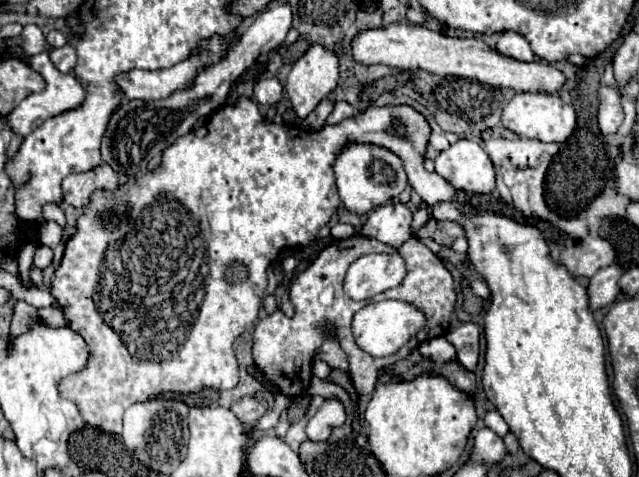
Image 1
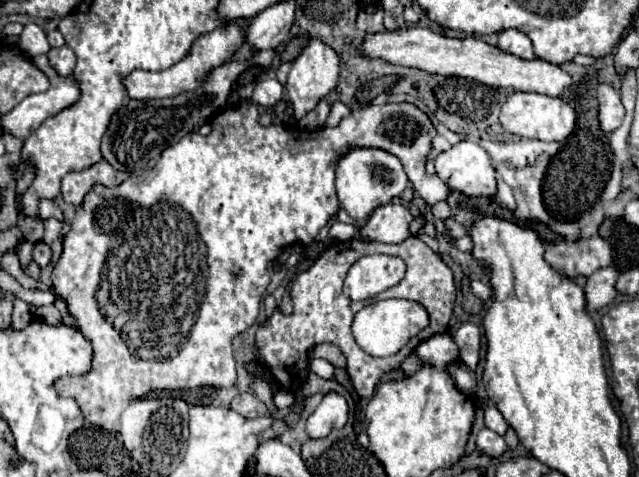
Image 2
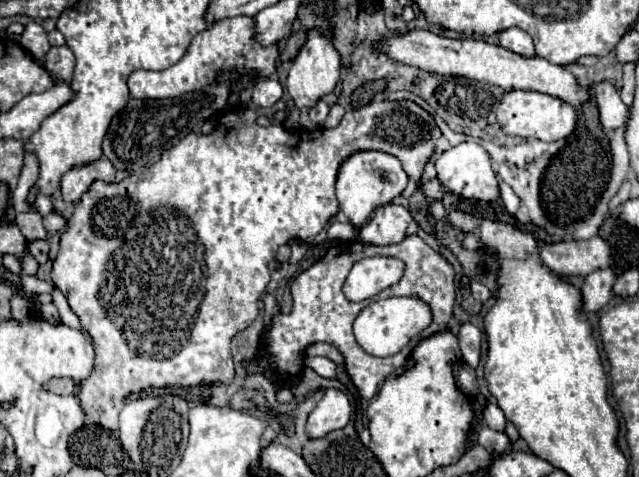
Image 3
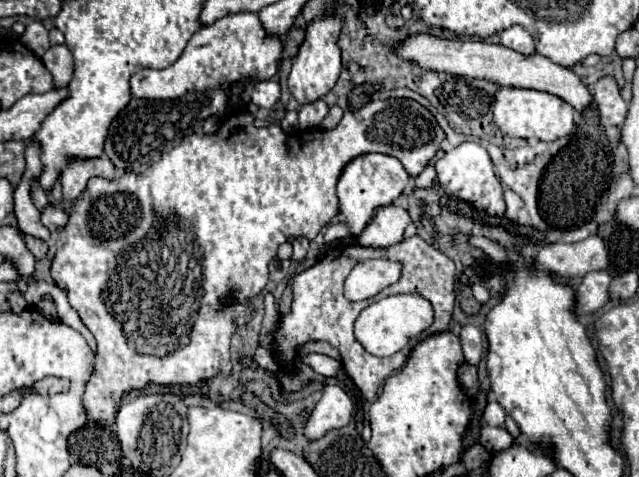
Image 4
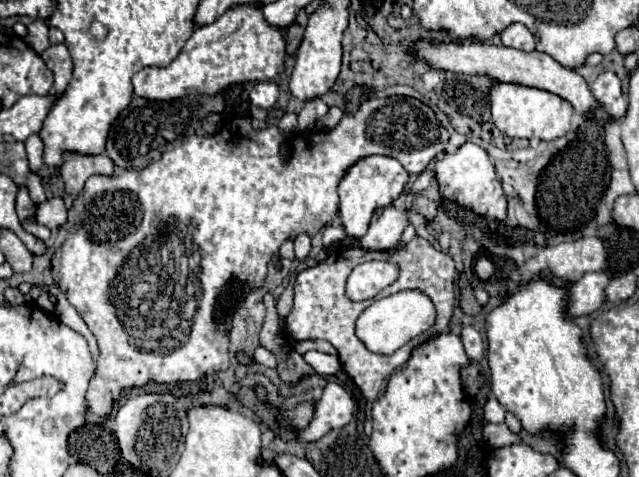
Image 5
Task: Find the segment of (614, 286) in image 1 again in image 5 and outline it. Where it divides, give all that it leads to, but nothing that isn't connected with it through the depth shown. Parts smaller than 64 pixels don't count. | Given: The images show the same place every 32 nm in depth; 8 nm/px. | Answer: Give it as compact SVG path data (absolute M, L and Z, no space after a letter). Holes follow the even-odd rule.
M590 272L588 276L582 276L574 286L568 286L568 316L578 318L596 312L606 302L604 290L608 282L610 278L606 276L606 272Z

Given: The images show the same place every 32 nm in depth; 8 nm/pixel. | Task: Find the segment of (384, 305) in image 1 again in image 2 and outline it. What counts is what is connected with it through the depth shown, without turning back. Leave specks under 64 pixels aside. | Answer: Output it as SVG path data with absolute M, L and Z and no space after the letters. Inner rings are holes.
M382 300L364 306L352 322L352 332L356 338L356 344L366 353L374 357L384 357L395 354L405 346L410 338L418 335L418 330L424 330L428 326L428 314L426 310L410 300Z

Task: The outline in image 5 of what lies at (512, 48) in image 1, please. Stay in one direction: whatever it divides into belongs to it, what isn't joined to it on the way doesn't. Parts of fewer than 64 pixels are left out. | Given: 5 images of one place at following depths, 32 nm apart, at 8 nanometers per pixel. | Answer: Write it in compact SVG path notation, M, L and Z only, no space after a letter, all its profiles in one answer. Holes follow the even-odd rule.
M512 24L508 26L502 34L502 44L522 50L522 52L532 52L534 50L534 38L530 34L530 30L522 24Z

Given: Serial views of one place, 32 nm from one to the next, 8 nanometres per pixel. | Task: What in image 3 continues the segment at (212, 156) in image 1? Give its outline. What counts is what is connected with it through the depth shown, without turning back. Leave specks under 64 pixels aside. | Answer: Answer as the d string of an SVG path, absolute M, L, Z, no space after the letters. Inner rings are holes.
M402 100L402 102L372 102L368 106L358 108L358 116L352 112L348 112L342 122L336 128L320 128L320 130L304 130L304 132L288 132L284 126L268 126L262 128L256 124L256 110L252 108L244 108L240 112L226 112L224 116L218 118L218 124L214 128L214 132L208 135L200 135L191 132L186 135L184 140L180 140L180 144L168 148L162 152L162 158L150 166L148 172L144 172L142 176L128 176L118 184L106 184L96 180L90 190L82 196L82 200L76 204L74 216L68 222L68 230L60 236L60 254L54 262L52 268L52 280L54 286L66 296L72 312L80 318L82 328L92 336L94 340L94 350L96 350L96 358L94 358L94 370L88 378L74 382L70 378L54 378L46 384L48 390L68 396L68 394L78 394L80 406L84 410L84 414L90 418L90 422L106 428L106 430L116 430L118 428L118 416L126 404L126 398L130 394L140 394L148 388L194 388L200 384L230 384L234 380L234 360L232 360L232 352L230 352L230 342L234 338L234 334L238 334L240 330L248 328L256 316L258 316L258 300L264 294L268 282L270 282L270 272L268 272L268 262L272 258L276 258L276 252L280 246L292 242L292 240L302 240L302 242L312 242L314 236L330 222L332 216L336 216L338 212L338 200L336 200L336 190L334 190L334 182L336 182L336 174L338 168L342 164L344 158L348 158L350 154L358 152L358 150L382 150L388 152L392 156L396 156L406 174L416 182L418 190L430 200L442 200L446 194L446 188L440 184L438 178L426 180L422 182L422 174L424 174L424 166L428 162L428 158L434 152L434 142L440 138L440 130L436 128L432 116L422 110L418 104Z

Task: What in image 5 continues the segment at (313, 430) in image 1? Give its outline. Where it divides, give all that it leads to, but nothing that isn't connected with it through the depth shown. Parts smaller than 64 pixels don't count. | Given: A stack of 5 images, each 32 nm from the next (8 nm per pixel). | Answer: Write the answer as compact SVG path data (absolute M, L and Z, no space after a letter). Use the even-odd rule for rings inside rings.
M328 382L322 398L314 408L314 416L308 428L300 432L300 440L304 442L320 440L320 436L328 434L330 430L346 426L352 418L352 412L354 412L354 402L348 396L348 392L342 386Z

